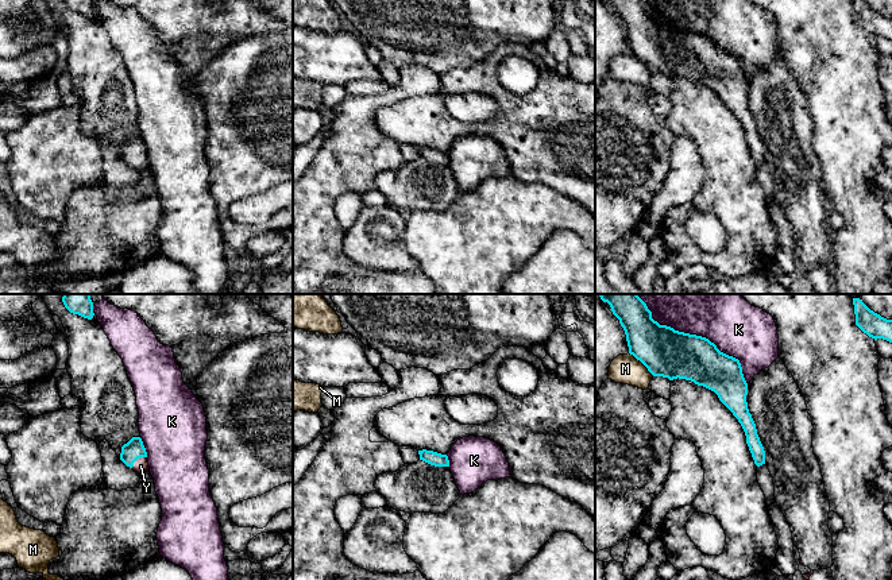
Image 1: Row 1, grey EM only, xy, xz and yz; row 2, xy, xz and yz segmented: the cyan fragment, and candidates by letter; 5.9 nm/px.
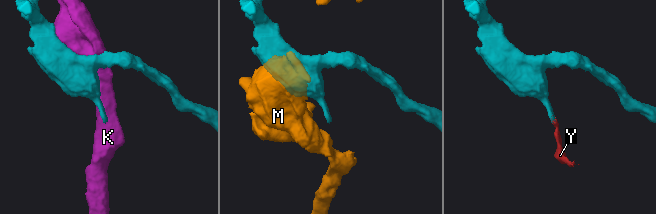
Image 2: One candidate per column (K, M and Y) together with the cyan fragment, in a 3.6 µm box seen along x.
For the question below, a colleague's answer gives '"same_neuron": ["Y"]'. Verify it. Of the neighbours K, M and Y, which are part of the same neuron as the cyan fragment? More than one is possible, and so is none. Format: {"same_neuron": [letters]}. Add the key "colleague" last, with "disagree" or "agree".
{"same_neuron": ["Y"], "colleague": "agree"}

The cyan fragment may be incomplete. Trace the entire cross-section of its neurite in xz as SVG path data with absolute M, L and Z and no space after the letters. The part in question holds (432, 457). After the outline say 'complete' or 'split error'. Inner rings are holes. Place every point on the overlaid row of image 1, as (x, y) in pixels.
M426 449L418 451L418 455L420 455L420 460L422 460L430 465L449 467L449 460L448 460L447 455L441 455L441 453L437 453L433 451L426 451Z | complete

